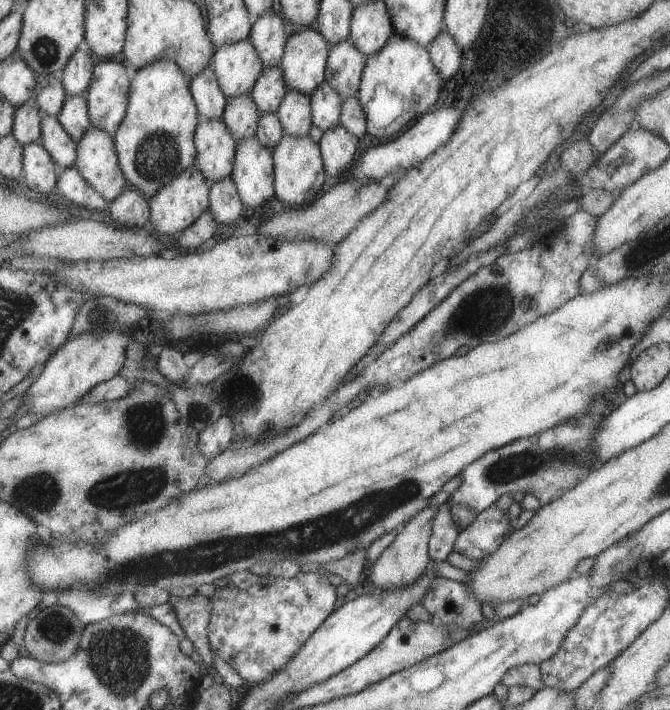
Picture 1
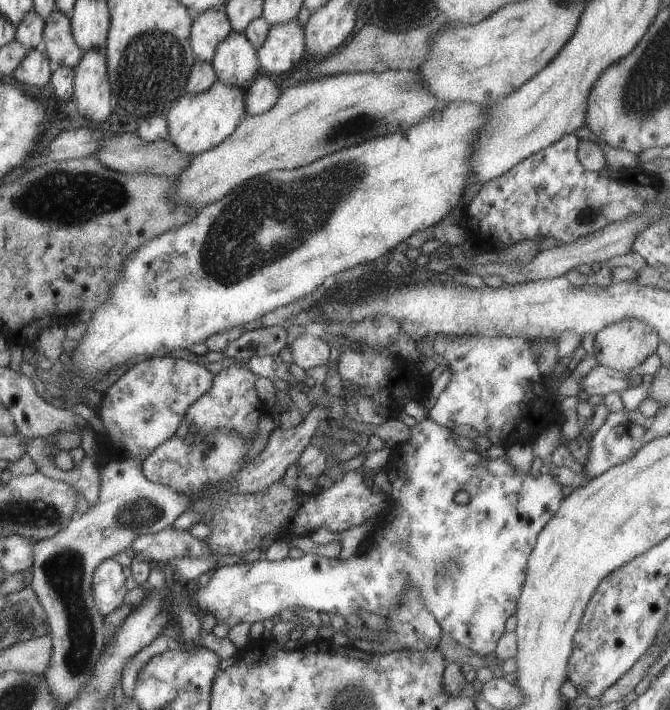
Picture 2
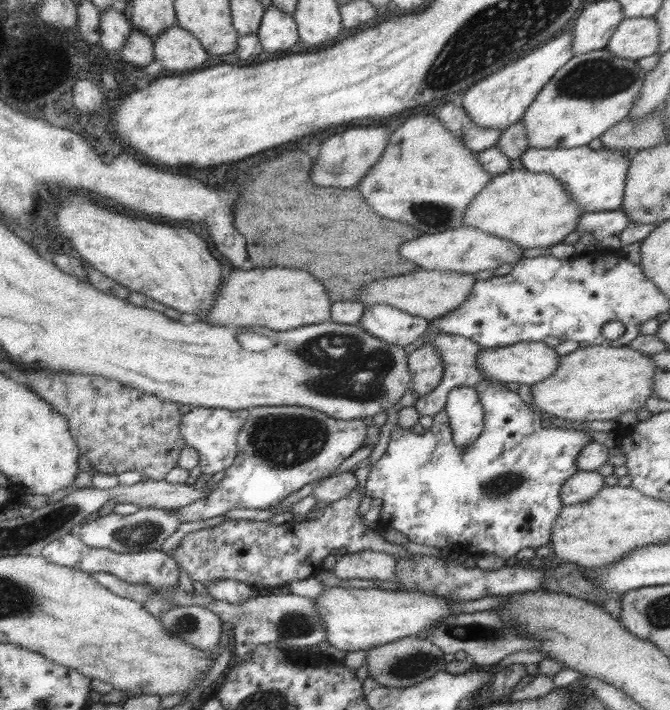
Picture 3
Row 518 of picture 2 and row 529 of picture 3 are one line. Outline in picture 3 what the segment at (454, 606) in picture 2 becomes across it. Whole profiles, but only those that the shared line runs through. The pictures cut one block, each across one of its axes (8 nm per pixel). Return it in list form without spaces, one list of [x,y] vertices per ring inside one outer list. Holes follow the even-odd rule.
[[[481,379],[475,383],[474,389],[477,391],[477,396],[482,406],[484,427],[471,444],[467,446],[455,446],[452,443],[450,424],[443,410],[432,416],[431,426],[425,429],[423,434],[414,434],[409,428],[401,428],[397,423],[395,429],[390,432],[391,439],[384,453],[370,467],[364,485],[364,495],[381,500],[381,510],[379,510],[377,525],[378,530],[393,529],[405,535],[408,541],[428,547],[459,548],[459,550],[463,550],[469,556],[478,557],[492,554],[506,561],[511,556],[515,556],[516,552],[519,552],[520,549],[531,548],[535,550],[542,546],[549,546],[551,542],[551,524],[553,524],[553,520],[557,518],[557,514],[559,514],[559,510],[562,508],[559,489],[568,476],[577,472],[578,468],[575,464],[575,457],[578,455],[578,452],[585,444],[593,440],[588,435],[585,435],[585,433],[575,431],[574,429],[559,429],[554,426],[542,428],[540,413],[533,411],[527,406],[517,395],[516,391],[507,389],[504,383],[493,381],[492,379]]]

